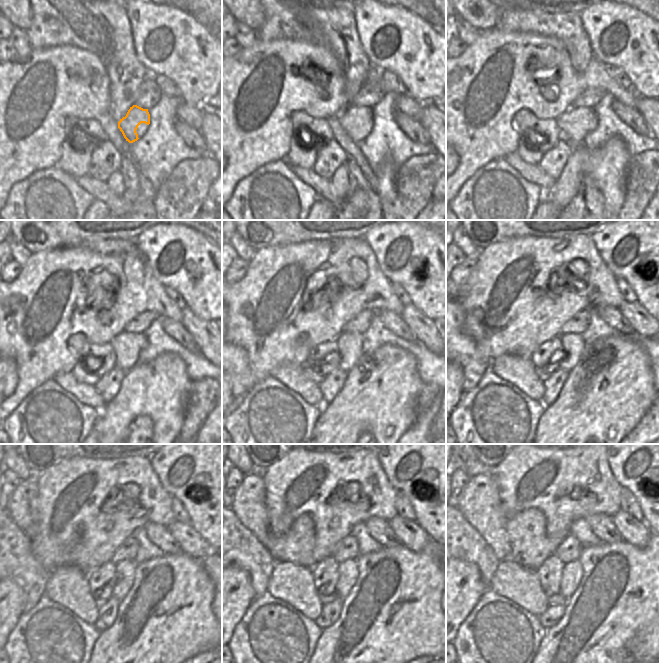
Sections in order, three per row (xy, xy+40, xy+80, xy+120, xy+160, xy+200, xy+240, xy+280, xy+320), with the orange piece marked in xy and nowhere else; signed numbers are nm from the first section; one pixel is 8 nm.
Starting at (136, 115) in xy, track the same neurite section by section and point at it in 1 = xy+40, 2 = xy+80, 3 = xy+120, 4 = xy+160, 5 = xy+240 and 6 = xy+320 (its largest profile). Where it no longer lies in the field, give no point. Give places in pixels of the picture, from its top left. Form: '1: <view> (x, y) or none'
1: xy+40 (352, 119)
2: xy+80 (573, 122)
3: xy+120 (125, 345)
4: xy+160 (350, 345)
5: xy+240 (125, 570)
6: xy+320 (572, 572)

